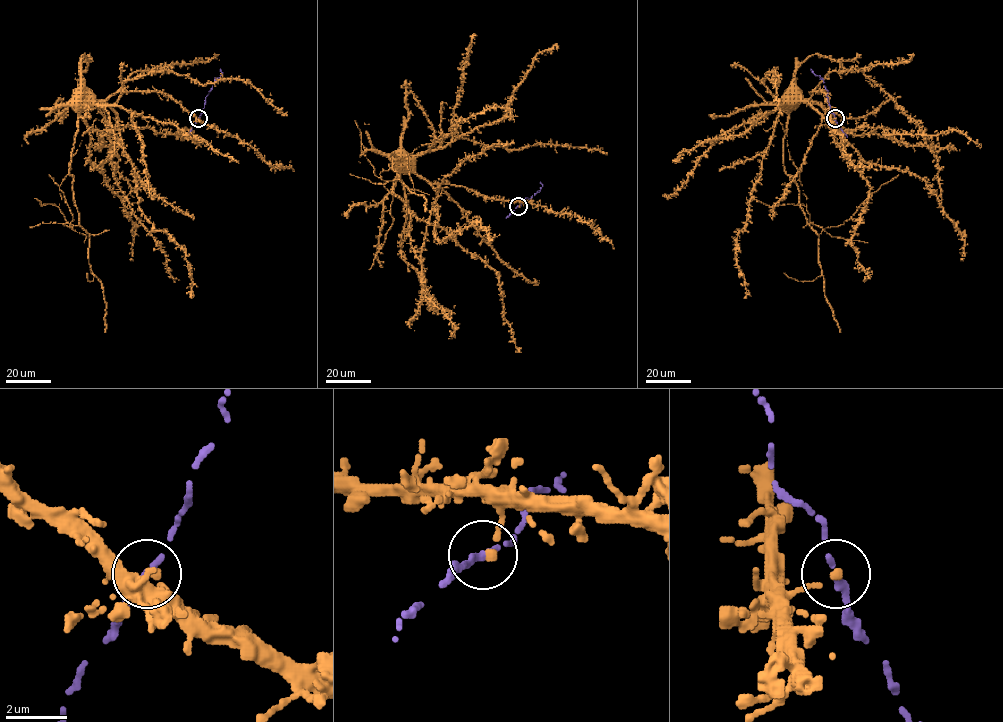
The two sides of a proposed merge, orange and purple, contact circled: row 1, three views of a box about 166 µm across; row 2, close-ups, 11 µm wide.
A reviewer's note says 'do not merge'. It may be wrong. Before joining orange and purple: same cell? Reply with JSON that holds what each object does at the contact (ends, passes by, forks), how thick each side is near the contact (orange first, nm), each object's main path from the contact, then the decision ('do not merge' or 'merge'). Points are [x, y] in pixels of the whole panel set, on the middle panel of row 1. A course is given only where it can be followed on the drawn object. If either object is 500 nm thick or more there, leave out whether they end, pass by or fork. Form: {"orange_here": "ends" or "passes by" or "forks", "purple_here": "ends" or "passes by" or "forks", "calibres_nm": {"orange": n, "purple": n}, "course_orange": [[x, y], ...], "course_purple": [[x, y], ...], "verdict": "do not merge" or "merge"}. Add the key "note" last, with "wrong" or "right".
{"orange_here": "ends", "purple_here": "passes by", "calibres_nm": {"orange": 240, "purple": 240}, "course_orange": [[519, 206], [518, 201], [488, 198], [464, 187], [429, 183], [410, 171], [399, 171], [392, 164], [394, 158]], "course_purple": [[518, 206], [526, 198], [540, 191], [543, 186], [540, 182]], "verdict": "merge", "note": "wrong"}

